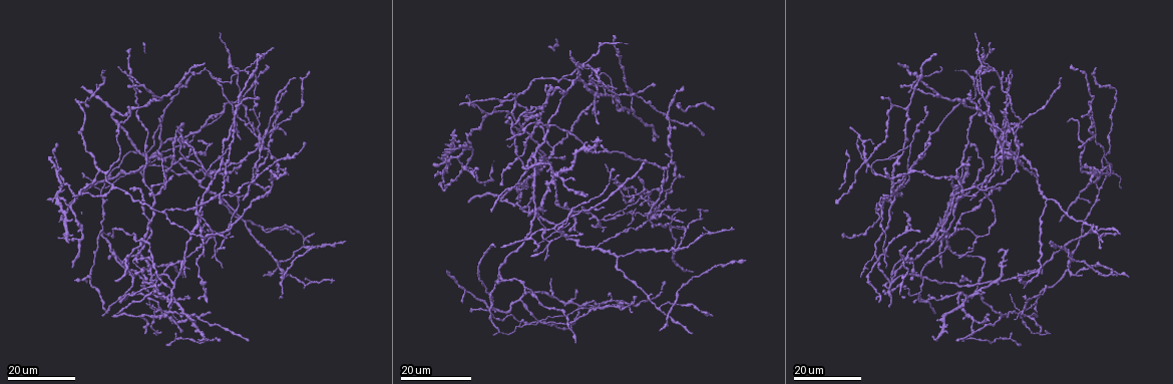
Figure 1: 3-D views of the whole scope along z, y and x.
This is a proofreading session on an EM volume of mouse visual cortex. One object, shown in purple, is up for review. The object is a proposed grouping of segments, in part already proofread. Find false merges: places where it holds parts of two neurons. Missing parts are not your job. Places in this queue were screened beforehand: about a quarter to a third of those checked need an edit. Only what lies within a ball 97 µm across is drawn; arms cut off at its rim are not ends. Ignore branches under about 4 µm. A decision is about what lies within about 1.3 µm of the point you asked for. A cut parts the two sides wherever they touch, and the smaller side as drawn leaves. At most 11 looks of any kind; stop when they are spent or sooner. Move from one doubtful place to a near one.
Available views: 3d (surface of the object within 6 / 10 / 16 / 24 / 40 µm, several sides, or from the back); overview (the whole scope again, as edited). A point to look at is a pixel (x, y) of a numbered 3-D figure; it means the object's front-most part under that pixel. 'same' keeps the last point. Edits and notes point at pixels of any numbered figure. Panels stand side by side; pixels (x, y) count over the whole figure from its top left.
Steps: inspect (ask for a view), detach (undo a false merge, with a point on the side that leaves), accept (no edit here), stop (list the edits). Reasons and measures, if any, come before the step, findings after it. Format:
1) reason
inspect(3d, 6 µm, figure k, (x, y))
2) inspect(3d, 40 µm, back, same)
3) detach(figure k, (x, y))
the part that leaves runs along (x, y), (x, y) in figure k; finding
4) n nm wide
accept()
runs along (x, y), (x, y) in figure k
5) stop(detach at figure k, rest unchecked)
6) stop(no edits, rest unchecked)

four-way junction
inspect(3d, 24 µm, figure 1, (671, 225))

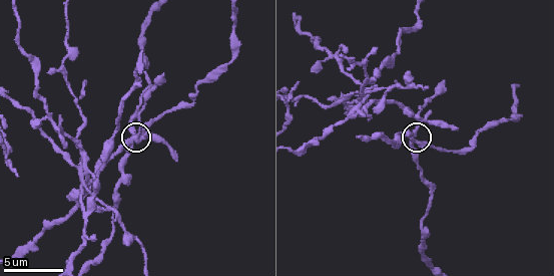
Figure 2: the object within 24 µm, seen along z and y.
inspect(3d, 10 µm, figure 2, (418, 143))

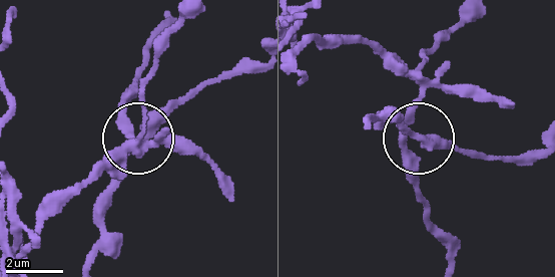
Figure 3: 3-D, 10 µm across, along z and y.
accept()
all the same neuron

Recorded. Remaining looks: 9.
three arms meet
inspect(3d, 24 µm, figure 1, (174, 163))

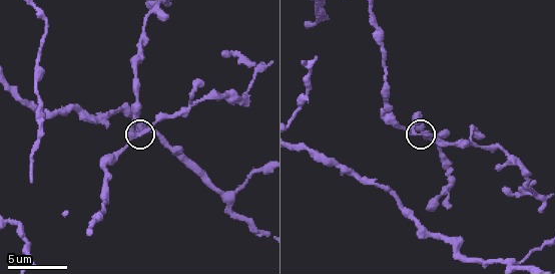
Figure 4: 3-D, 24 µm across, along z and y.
closer look
inspect(3d, 6 µm, figure 4, (136, 133))

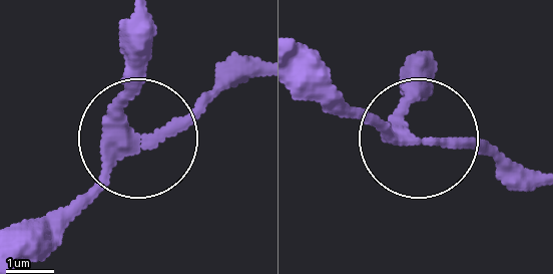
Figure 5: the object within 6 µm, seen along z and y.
3 arms
accept()
continuous, no second neuron

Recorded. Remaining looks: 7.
three-way junction
inspect(3d, 24 µm, figure 1, (930, 241))

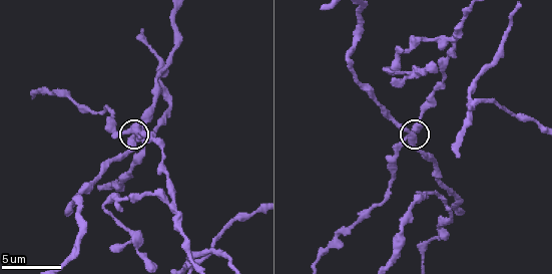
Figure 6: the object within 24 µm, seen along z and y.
zoom in
inspect(3d, 10 µm, figure 6, (127, 130))

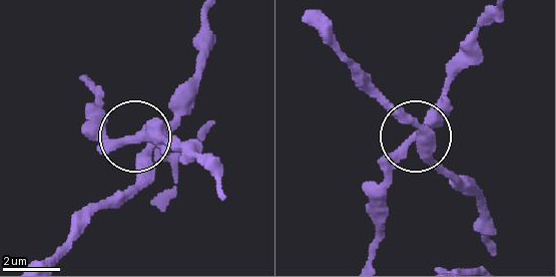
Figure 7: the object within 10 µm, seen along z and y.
inspect(3d, 6 µm, figure 7, (136, 139))

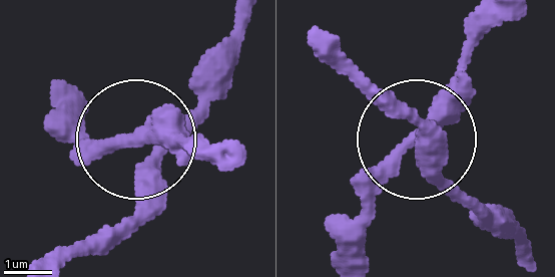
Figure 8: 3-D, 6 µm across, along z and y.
3 arms
accept()
runs along (503, 16), (471, 52), (455, 100), (340, 228) in figure 8; all the same neuron

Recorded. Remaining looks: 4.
branch point
inspect(3d, 16 µm, figure 1, (881, 210))

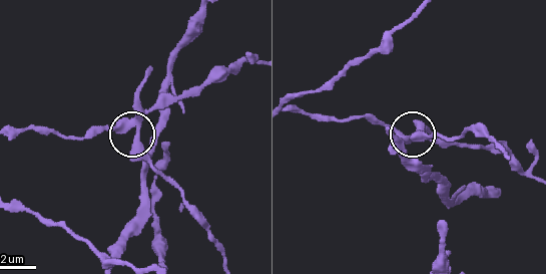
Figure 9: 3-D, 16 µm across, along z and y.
closer look
inspect(3d, 10 µm, figure 9, (131, 127))

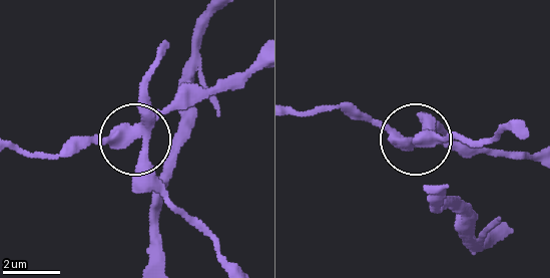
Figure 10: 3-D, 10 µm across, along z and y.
390 nm wide
detach(figure 10, (146, 167))
the part that leaves runs along (148, 123), (150, 179), (198, 222), (217, 258) in figure 10; two neurons meet here

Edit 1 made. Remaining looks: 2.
thin arm on a thick one
inspect(3d, 16 µm, figure 1, (875, 253))

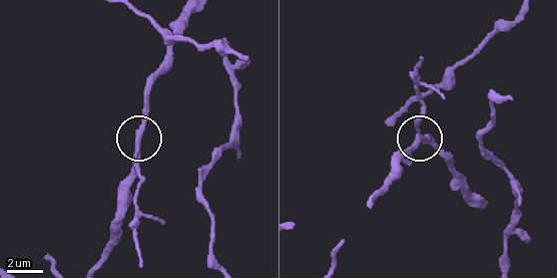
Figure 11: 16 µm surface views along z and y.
inspect(3d, 10 µm, figure 11, (139, 146))

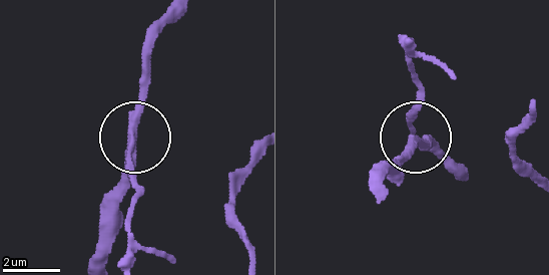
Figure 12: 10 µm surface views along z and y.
detach(figure 12, (135, 184))
the part that leaves runs along (134, 145), (127, 164), (134, 200), (127, 257) in figure 12; a second neuron is stuck on

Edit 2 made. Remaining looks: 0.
stop(detach at figure 10, detach at figure 12, rest unchecked)

